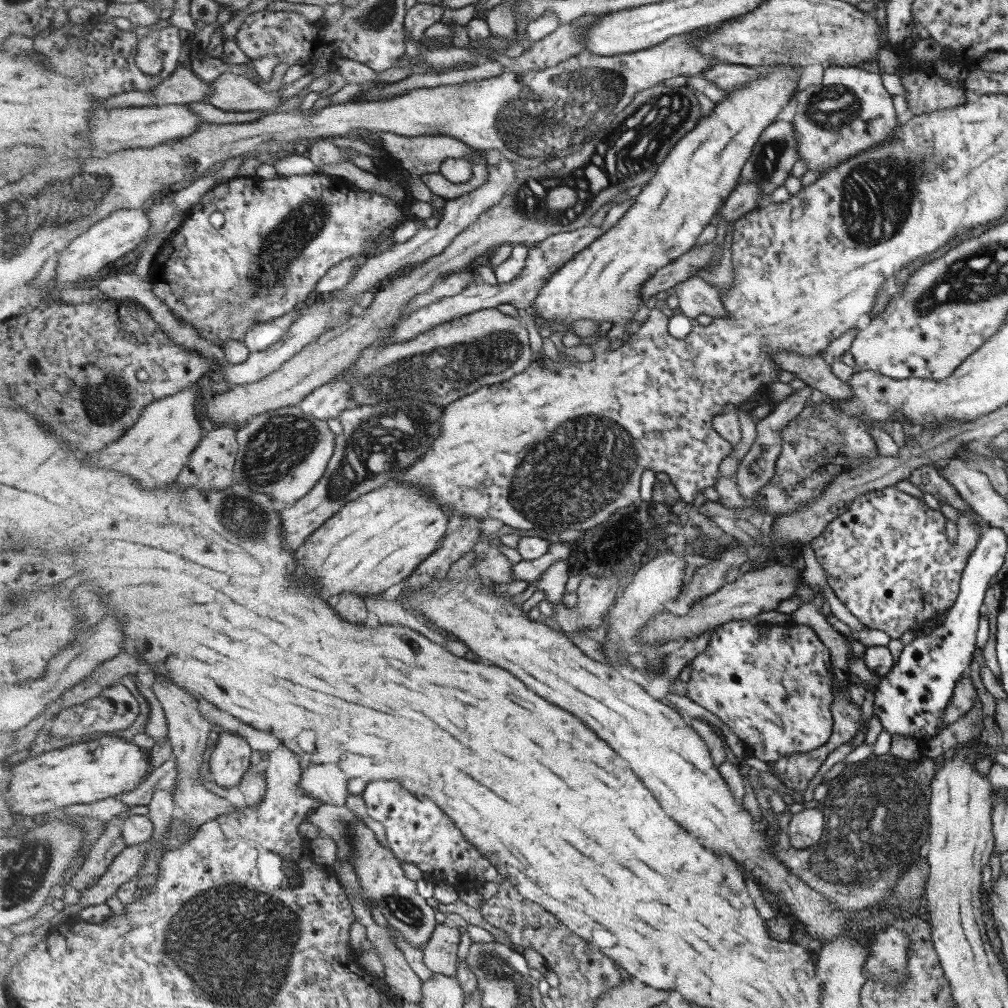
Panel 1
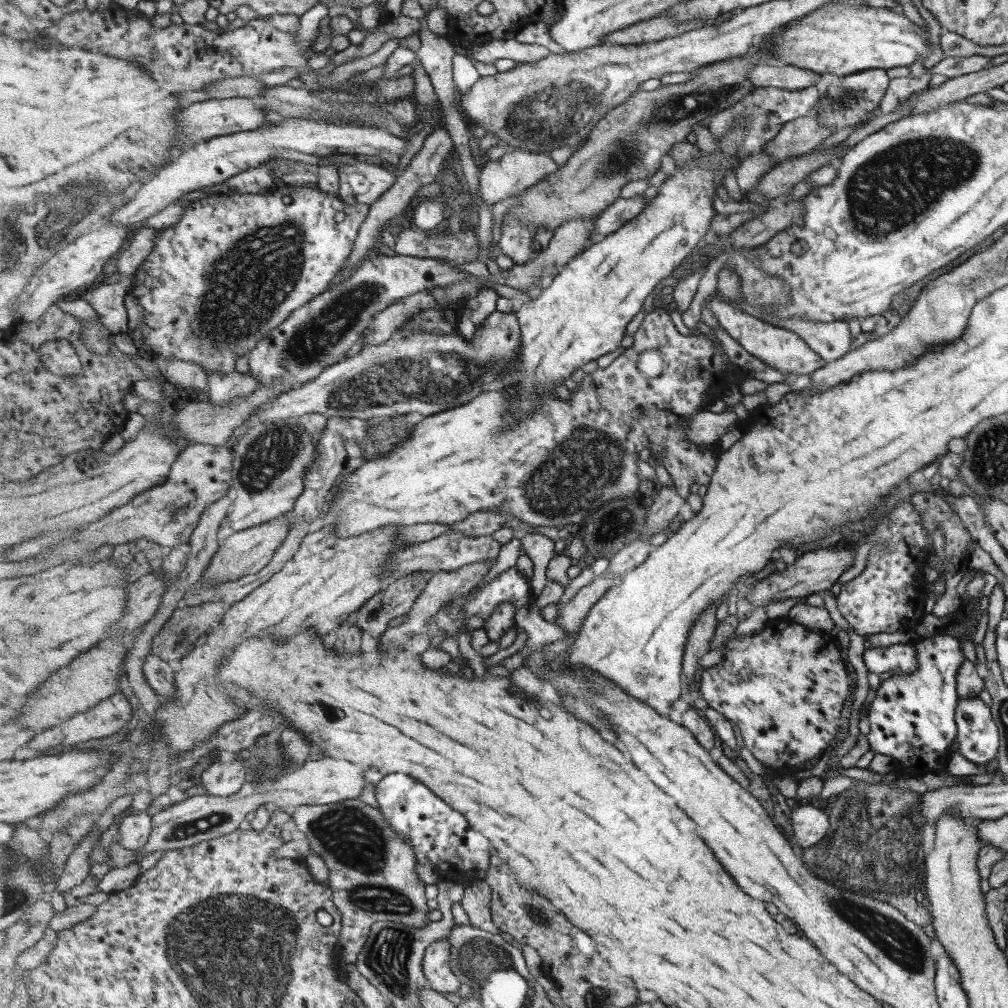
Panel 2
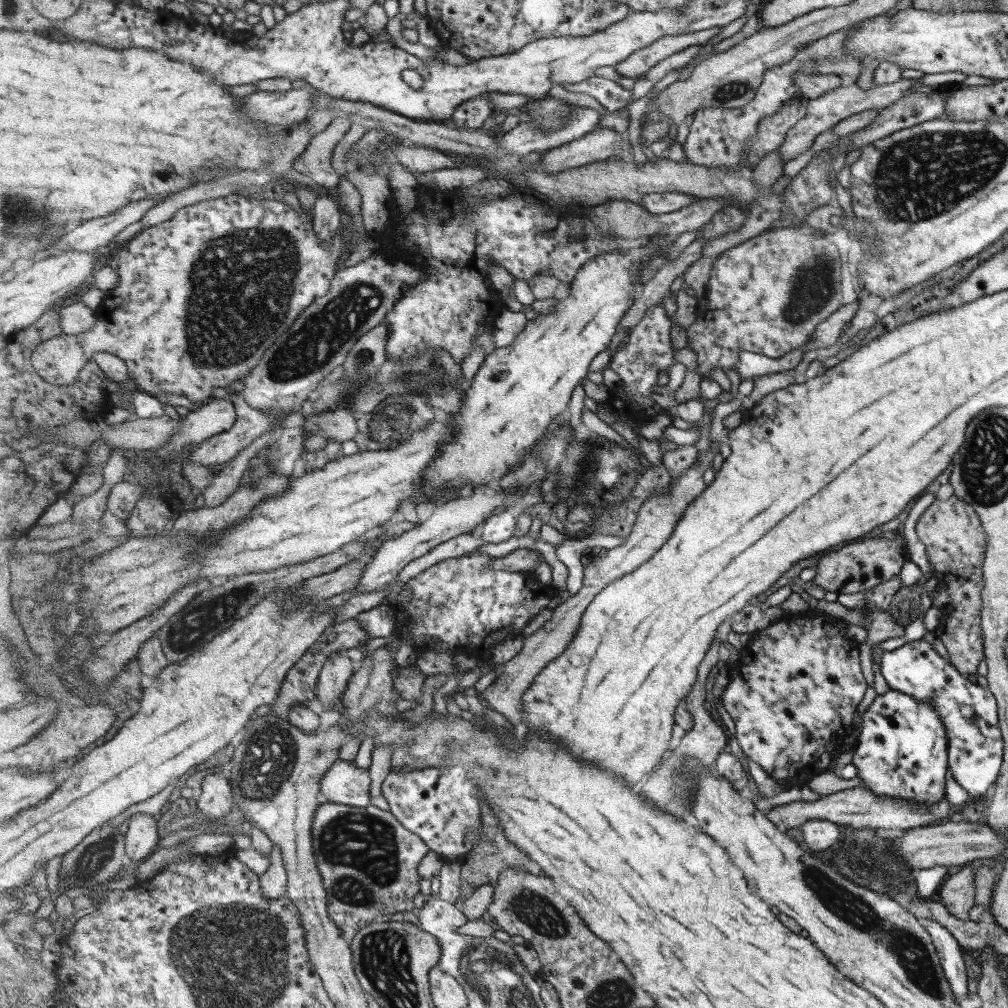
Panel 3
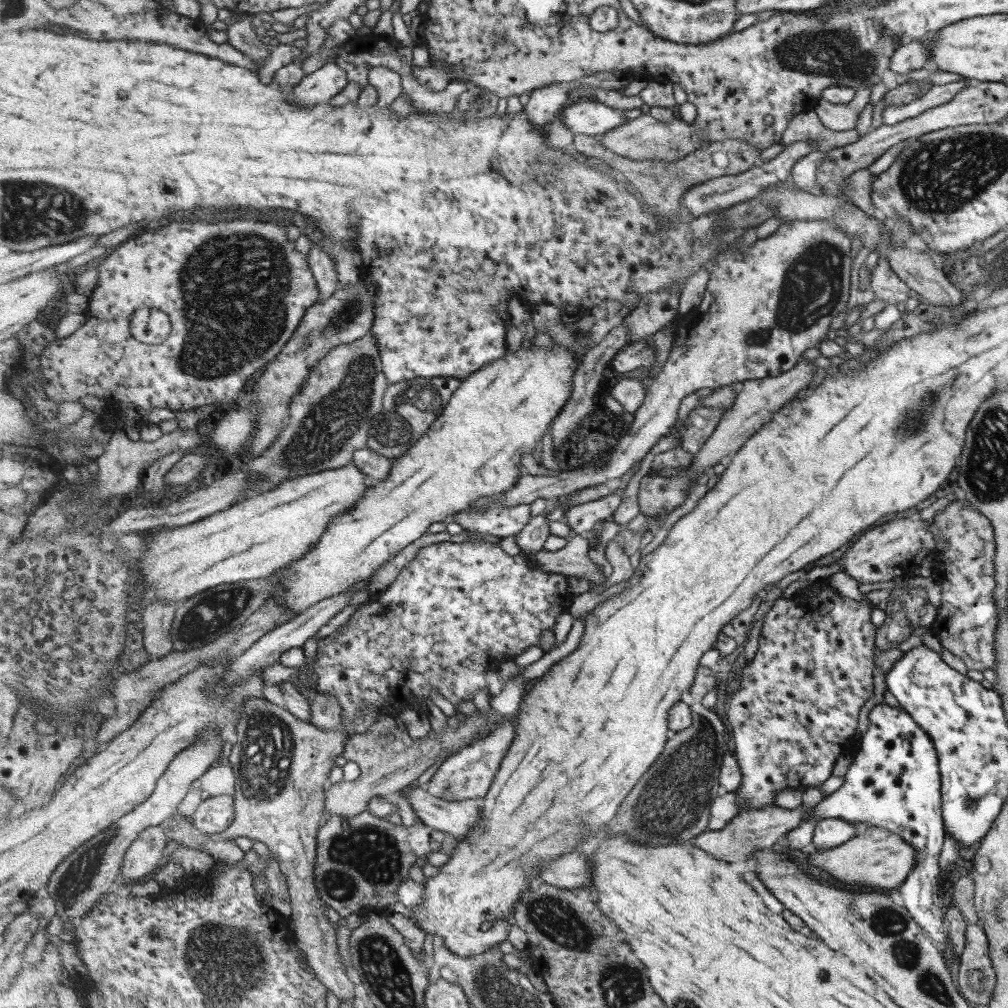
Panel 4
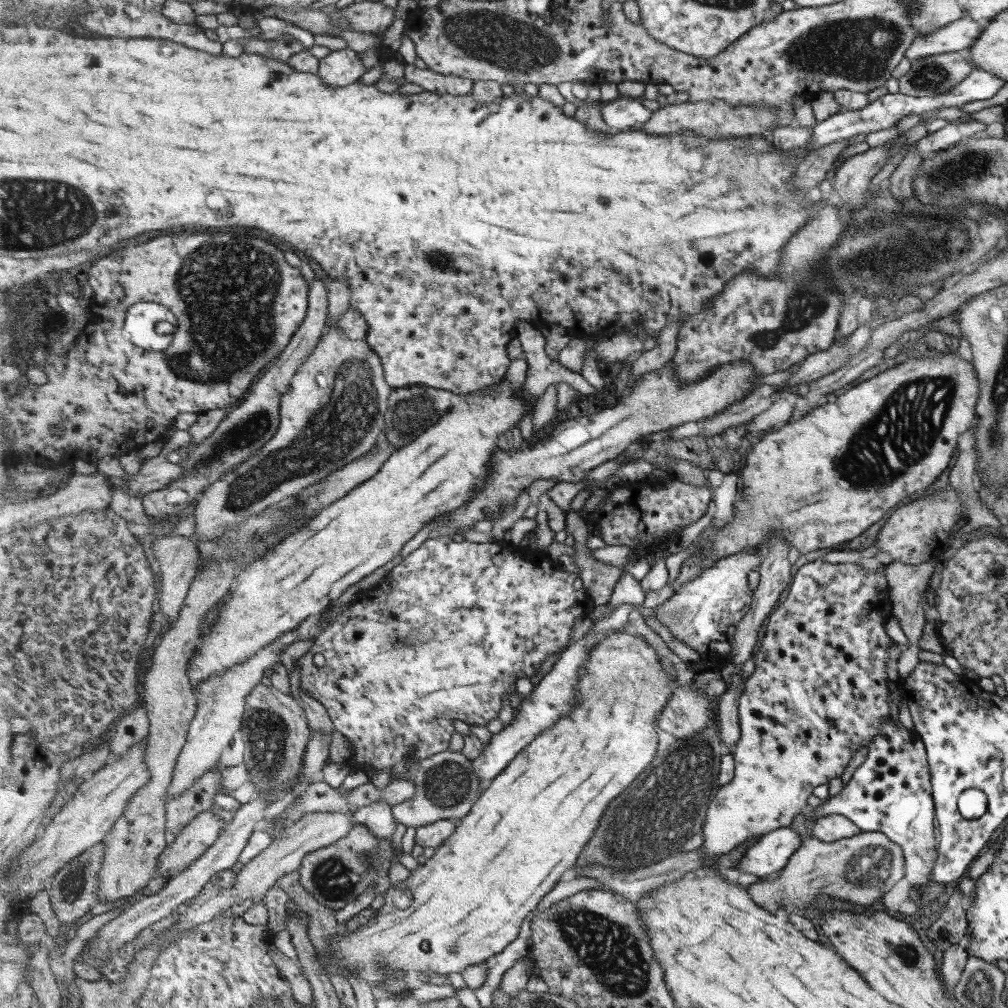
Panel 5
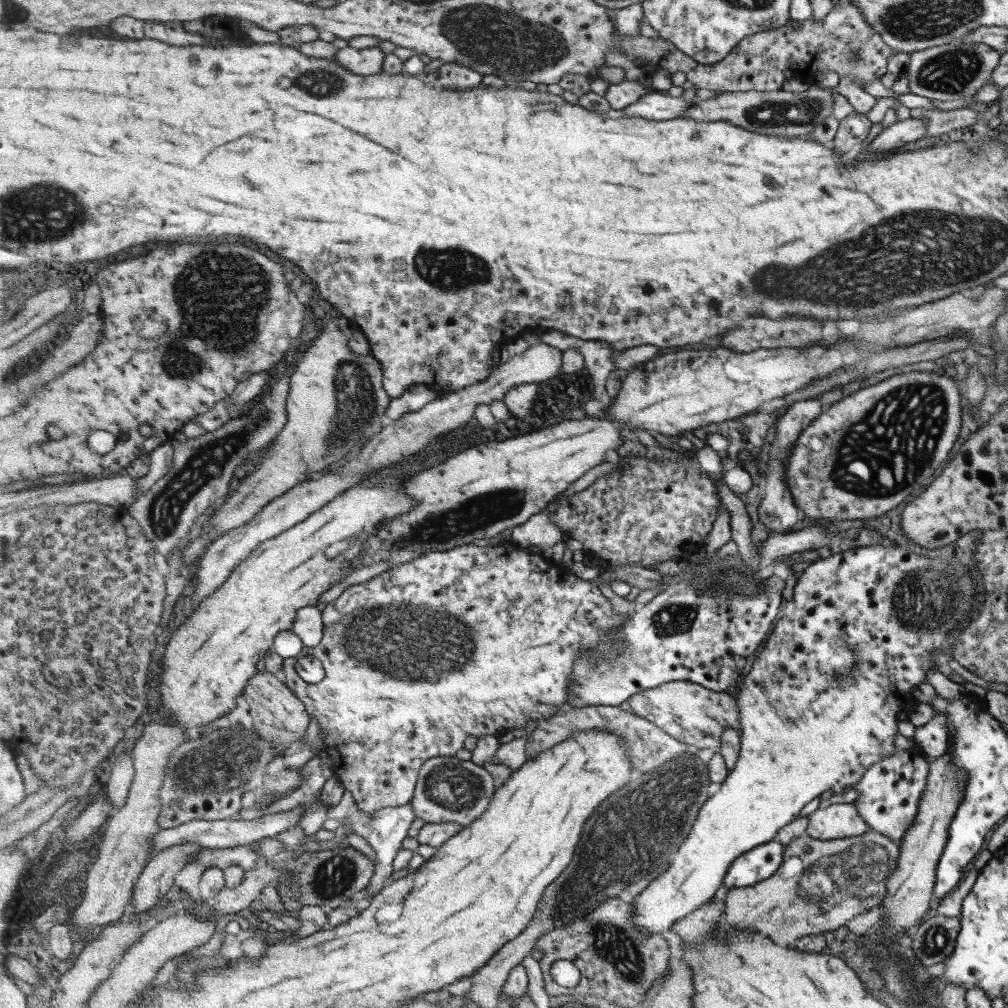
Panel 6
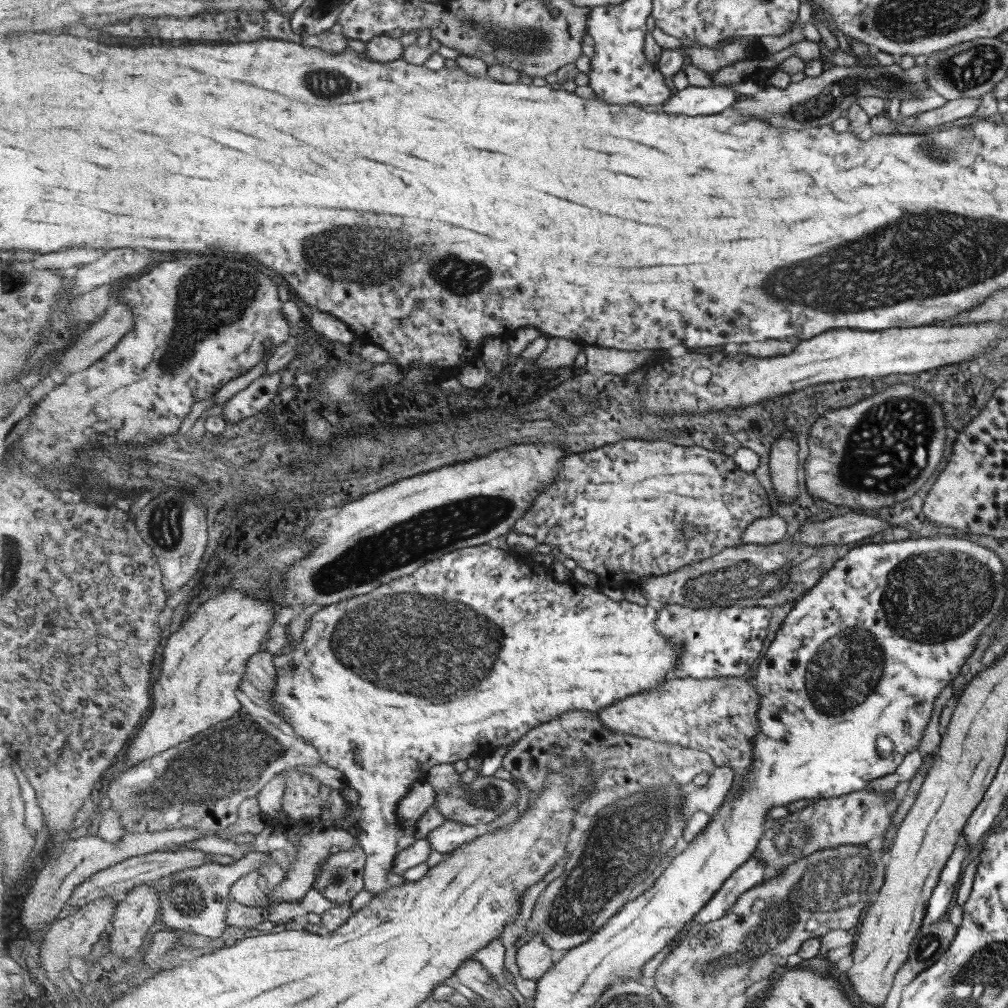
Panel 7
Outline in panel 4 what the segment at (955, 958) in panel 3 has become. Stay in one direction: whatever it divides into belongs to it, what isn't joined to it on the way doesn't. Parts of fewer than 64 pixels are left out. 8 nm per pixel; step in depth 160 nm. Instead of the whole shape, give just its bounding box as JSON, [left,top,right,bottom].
[781,702,948,951]

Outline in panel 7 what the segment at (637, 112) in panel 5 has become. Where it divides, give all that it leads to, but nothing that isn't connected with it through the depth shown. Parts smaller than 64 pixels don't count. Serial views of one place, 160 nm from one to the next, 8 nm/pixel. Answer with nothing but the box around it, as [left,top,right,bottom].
[661,84,741,116]

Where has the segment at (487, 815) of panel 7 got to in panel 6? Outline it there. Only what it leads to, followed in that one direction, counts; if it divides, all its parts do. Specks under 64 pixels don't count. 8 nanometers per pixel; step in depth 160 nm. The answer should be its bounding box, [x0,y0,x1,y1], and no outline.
[411,757,496,827]

